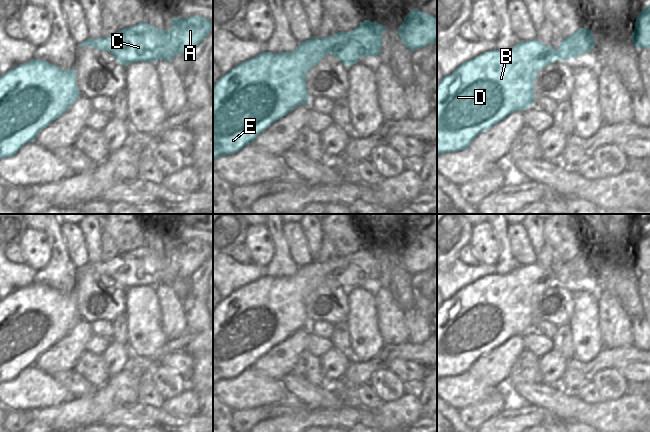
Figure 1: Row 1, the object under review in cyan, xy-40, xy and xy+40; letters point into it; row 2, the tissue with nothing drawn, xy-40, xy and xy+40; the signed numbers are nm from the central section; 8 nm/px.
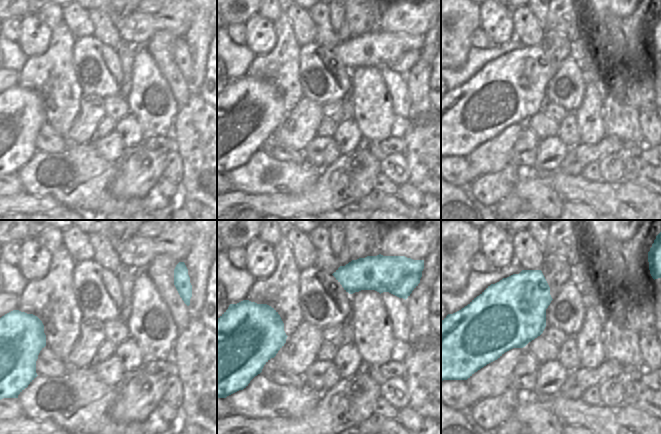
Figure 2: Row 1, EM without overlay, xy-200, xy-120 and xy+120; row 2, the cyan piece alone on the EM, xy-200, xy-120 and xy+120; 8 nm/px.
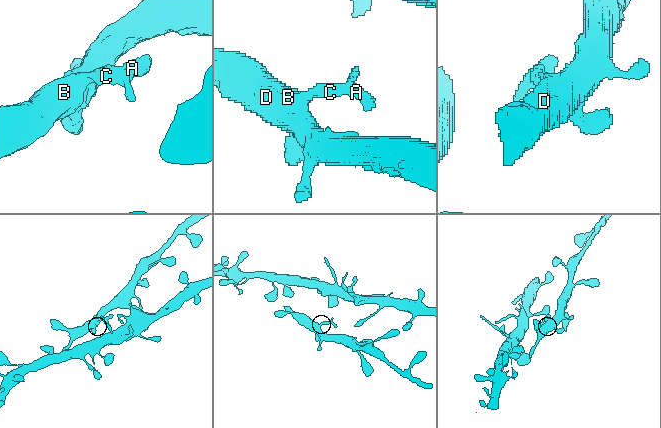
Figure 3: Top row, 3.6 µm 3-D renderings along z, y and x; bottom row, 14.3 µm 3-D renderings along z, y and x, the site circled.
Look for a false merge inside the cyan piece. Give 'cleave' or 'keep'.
keep

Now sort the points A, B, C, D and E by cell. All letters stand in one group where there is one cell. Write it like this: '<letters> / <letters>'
A B C D E

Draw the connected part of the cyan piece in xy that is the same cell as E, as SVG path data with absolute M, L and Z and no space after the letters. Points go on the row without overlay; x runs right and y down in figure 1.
M365 244L349 256L338 256L329 262L301 266L293 276L263 276L223 299L213 309L213 386L219 380L235 378L271 348L301 328L309 326L306 297L327 278L333 278L347 290L361 280L377 280L382 273L382 259L387 253L378 246Z

